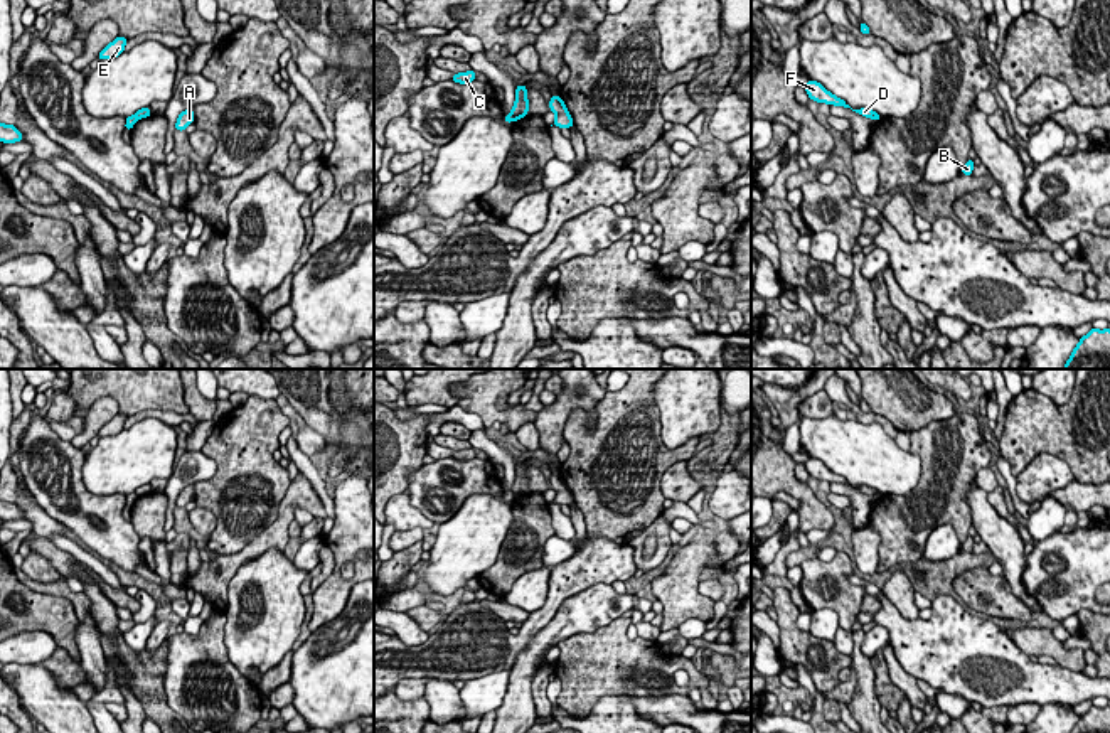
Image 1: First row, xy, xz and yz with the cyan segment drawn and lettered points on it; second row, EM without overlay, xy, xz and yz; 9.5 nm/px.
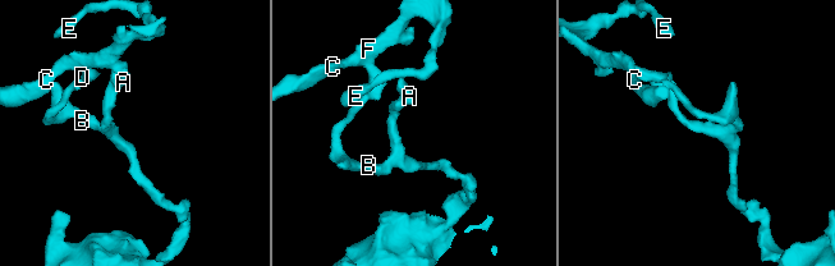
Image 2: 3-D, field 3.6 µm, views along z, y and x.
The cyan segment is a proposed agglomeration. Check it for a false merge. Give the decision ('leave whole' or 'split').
split

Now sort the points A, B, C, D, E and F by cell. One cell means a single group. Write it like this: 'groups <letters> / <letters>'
groups A B / C D E F

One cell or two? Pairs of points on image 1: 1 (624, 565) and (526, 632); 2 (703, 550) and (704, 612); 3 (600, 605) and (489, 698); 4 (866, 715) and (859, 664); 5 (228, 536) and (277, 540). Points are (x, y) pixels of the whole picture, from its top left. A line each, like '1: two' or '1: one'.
1: one
2: one
3: two
4: one
5: two

